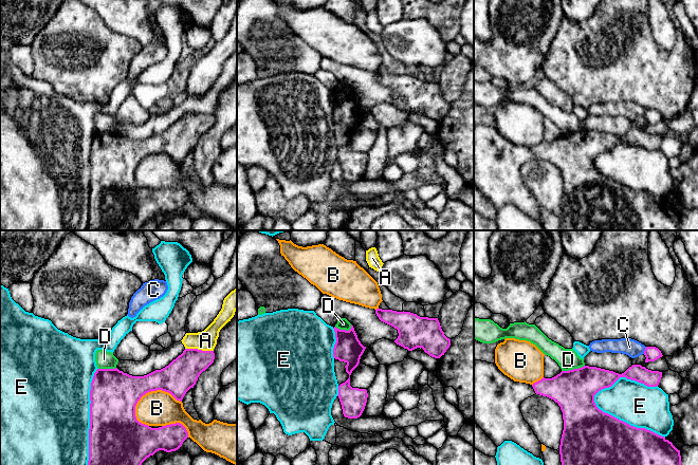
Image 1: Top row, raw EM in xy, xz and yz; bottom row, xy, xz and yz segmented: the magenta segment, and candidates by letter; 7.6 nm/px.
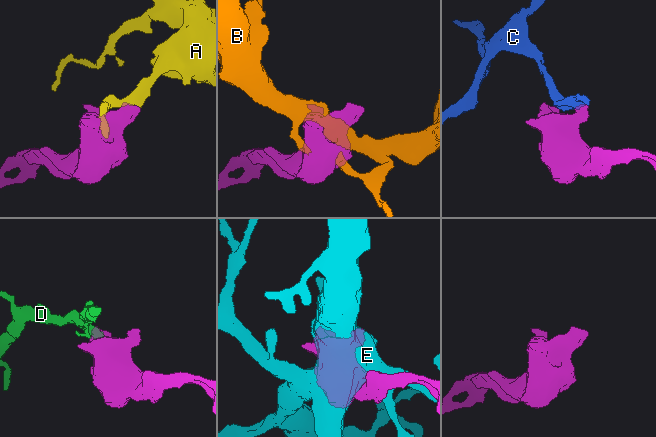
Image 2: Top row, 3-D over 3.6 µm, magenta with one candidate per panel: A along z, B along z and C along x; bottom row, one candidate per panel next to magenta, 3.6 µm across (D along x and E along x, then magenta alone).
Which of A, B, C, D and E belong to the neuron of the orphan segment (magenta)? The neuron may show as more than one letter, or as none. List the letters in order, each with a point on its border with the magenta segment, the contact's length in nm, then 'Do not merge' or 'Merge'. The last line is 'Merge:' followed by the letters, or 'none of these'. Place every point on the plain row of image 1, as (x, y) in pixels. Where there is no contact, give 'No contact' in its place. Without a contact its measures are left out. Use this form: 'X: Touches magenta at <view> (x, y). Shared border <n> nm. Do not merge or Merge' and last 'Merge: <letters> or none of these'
A: Touches magenta at xy (199, 113). Shared border 220 nm. Do not merge
B: Touches magenta at xy (150, 154). Shared border 380 nm. Do not merge
C: Touches magenta at yz (645, 113). Shared border 60 nm. Do not merge
D: Touches magenta at yz (573, 132). Shared border 180 nm. Do not merge
E: Touches magenta at yz (624, 185). Shared border 650 nm. Do not merge
Merge: none of these

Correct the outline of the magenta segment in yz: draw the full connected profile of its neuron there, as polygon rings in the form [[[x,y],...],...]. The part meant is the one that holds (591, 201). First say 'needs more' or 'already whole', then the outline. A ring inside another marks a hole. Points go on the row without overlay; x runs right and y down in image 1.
needs more; [[[474,124],[474,185],[497,210],[504,204],[512,204],[543,223],[541,206],[520,174],[520,168],[526,162],[539,157],[557,166],[563,175],[564,193],[559,208],[562,230],[681,230],[680,213],[664,200],[630,189],[596,170],[594,159],[611,150],[620,141],[657,150],[662,135],[648,133],[641,128],[632,128],[622,137],[584,129],[562,134],[552,142],[543,141],[530,148],[514,145],[496,127]]]

